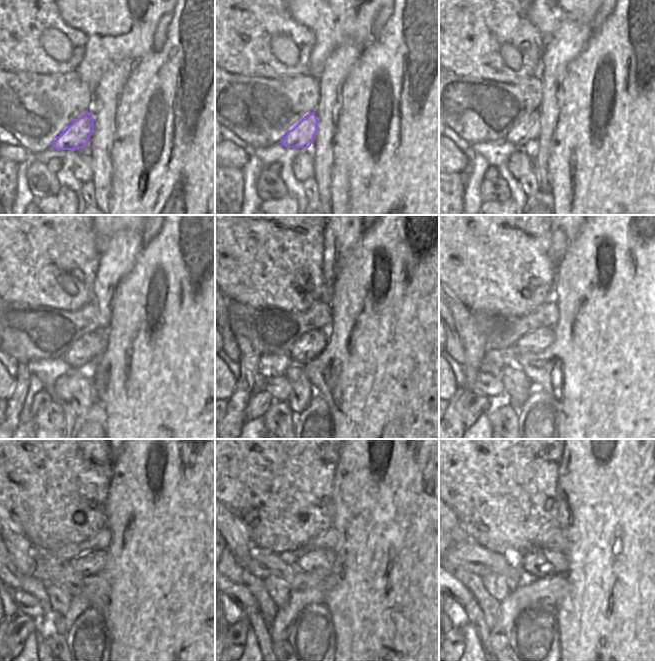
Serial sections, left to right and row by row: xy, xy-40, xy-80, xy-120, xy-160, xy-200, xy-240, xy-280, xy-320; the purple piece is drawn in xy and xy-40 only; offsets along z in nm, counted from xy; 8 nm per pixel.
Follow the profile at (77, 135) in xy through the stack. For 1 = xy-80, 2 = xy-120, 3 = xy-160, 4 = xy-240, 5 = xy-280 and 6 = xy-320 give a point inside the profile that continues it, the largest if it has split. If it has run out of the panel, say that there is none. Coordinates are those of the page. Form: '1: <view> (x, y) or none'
1: xy-80 (527, 131)
2: xy-120 (86, 350)
3: xy-160 (309, 345)
4: xy-240 (90, 563)
5: xy-280 (319, 562)
6: xy-320 (541, 562)

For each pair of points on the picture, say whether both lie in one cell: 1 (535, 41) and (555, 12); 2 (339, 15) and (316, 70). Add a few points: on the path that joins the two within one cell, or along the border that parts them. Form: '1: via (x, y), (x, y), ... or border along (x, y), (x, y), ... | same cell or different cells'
1: border along (527, 14), (530, 22), (545, 40) | different cells
2: via (331, 29), (318, 56) | same cell

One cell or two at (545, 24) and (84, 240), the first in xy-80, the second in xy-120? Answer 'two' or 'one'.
two

